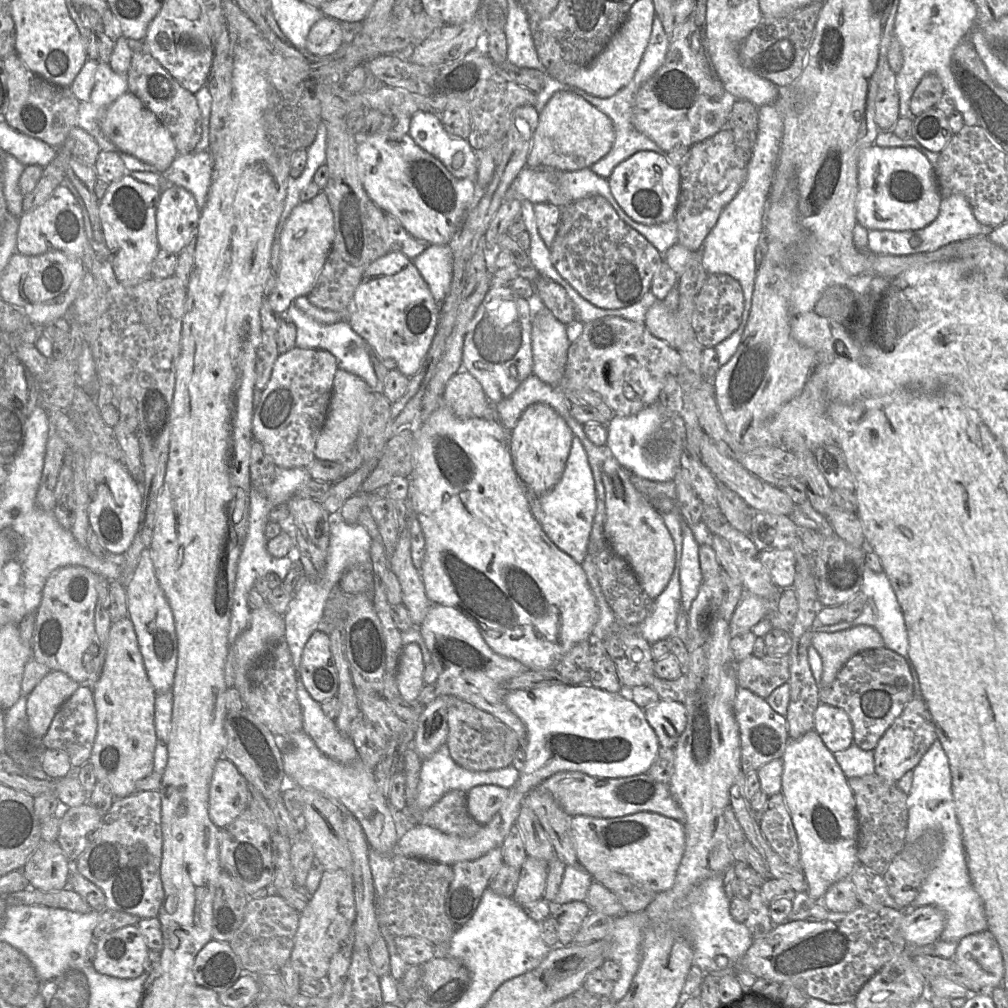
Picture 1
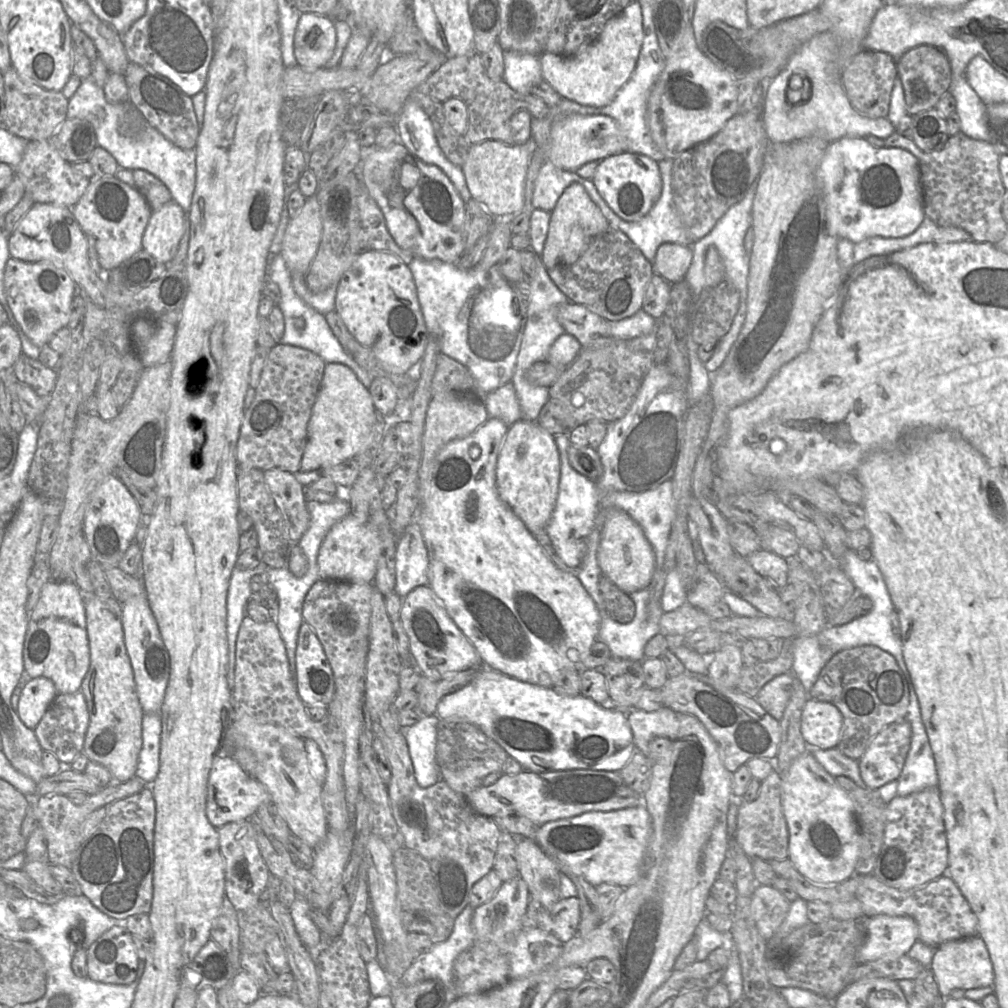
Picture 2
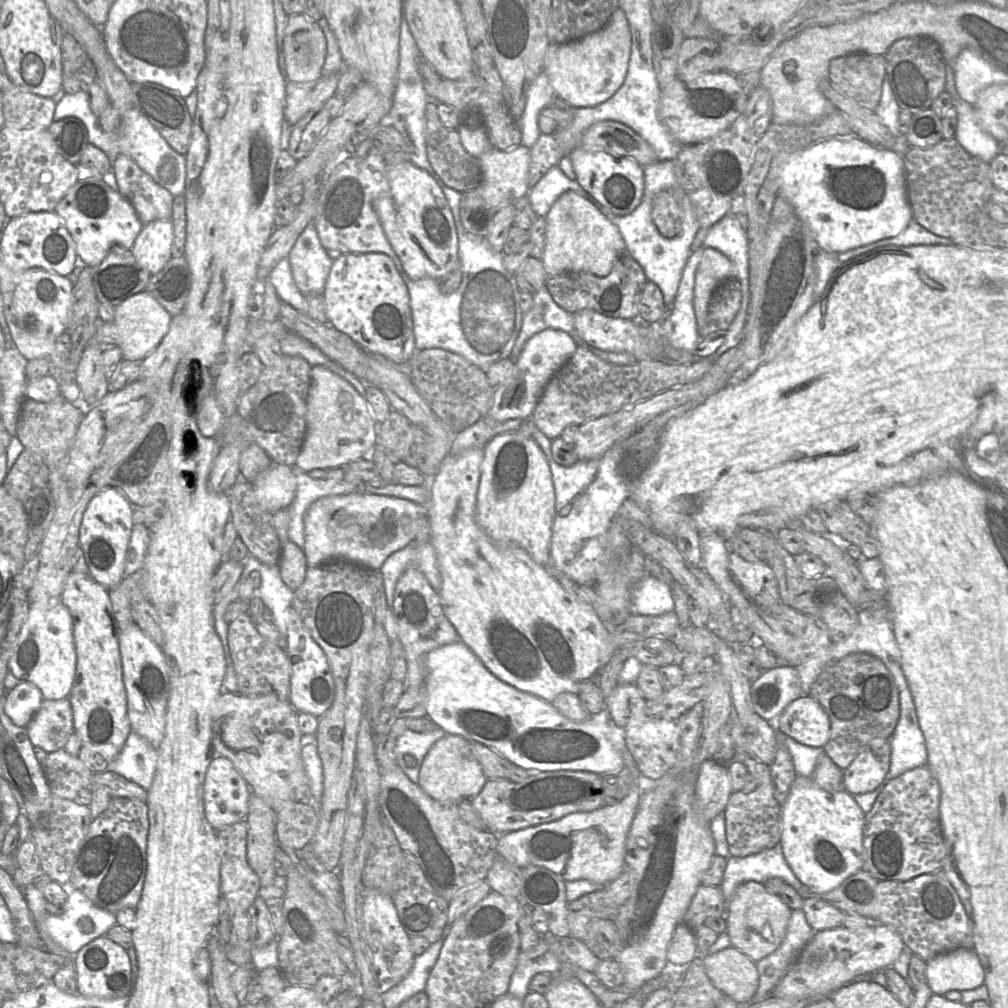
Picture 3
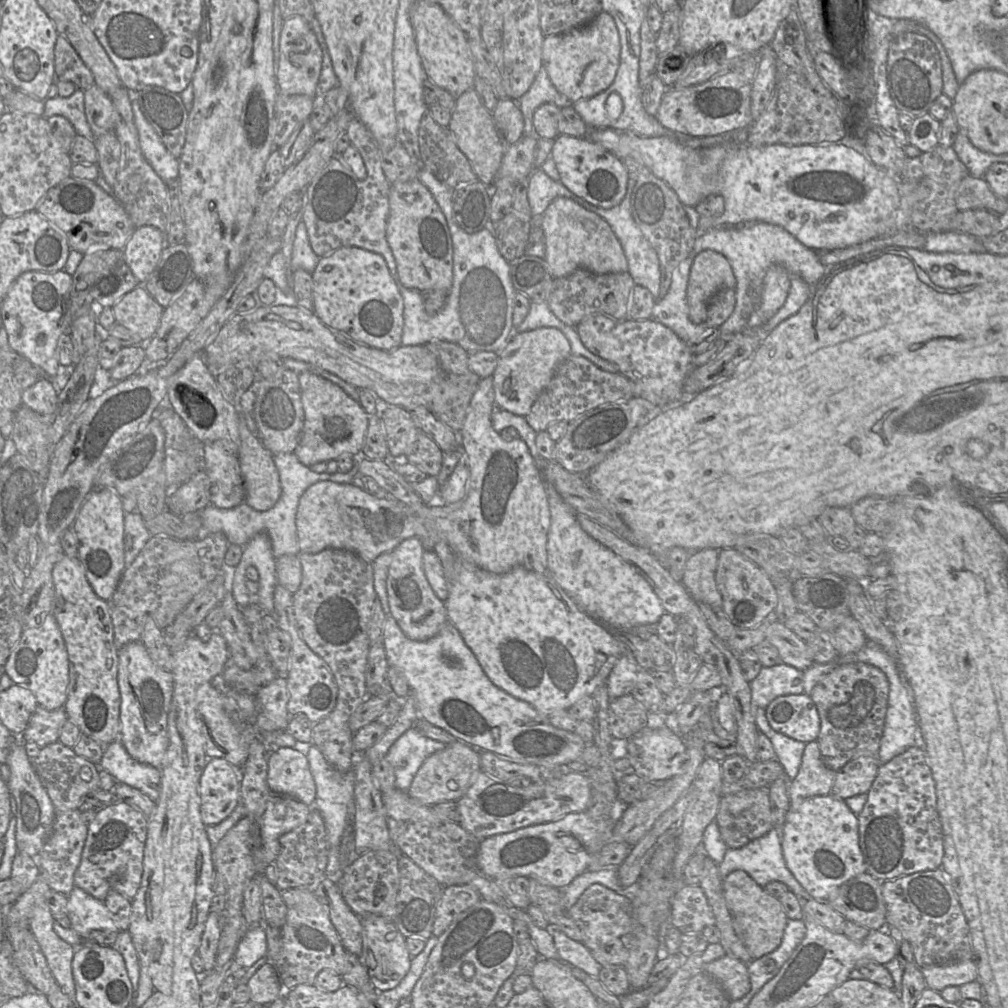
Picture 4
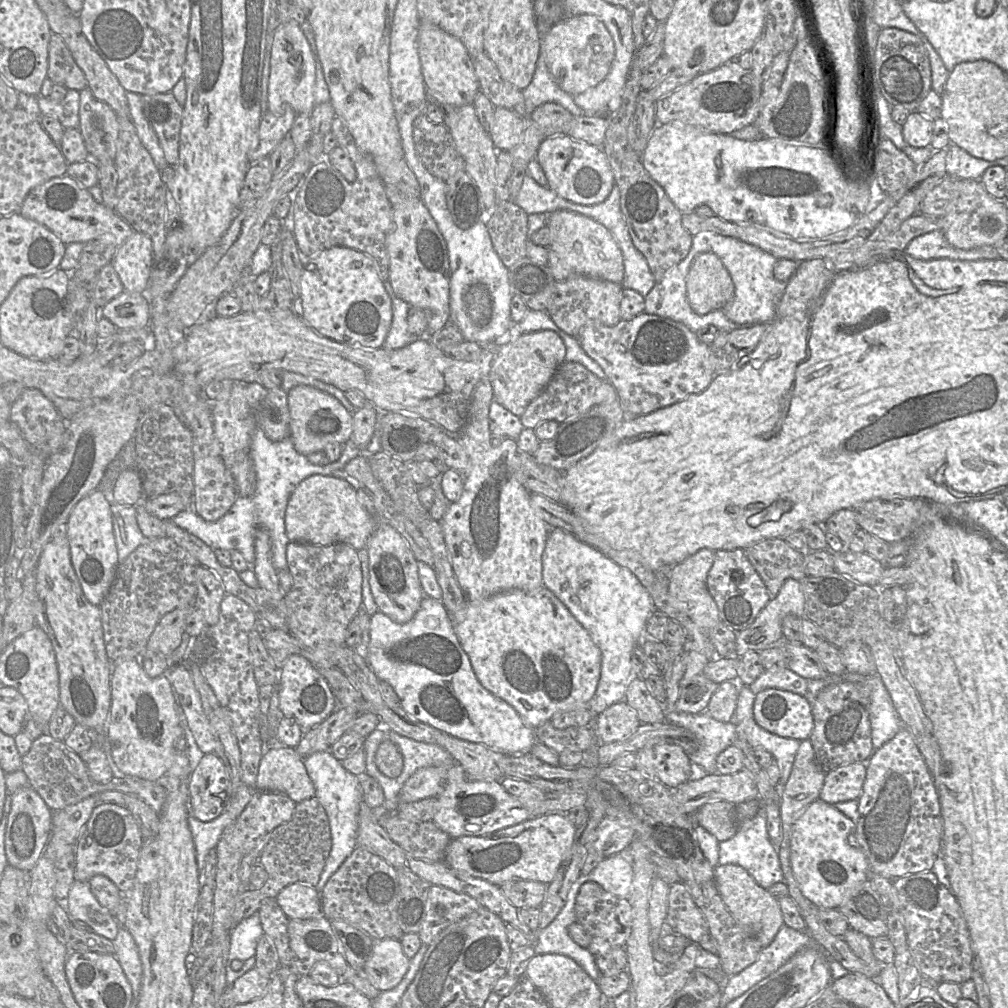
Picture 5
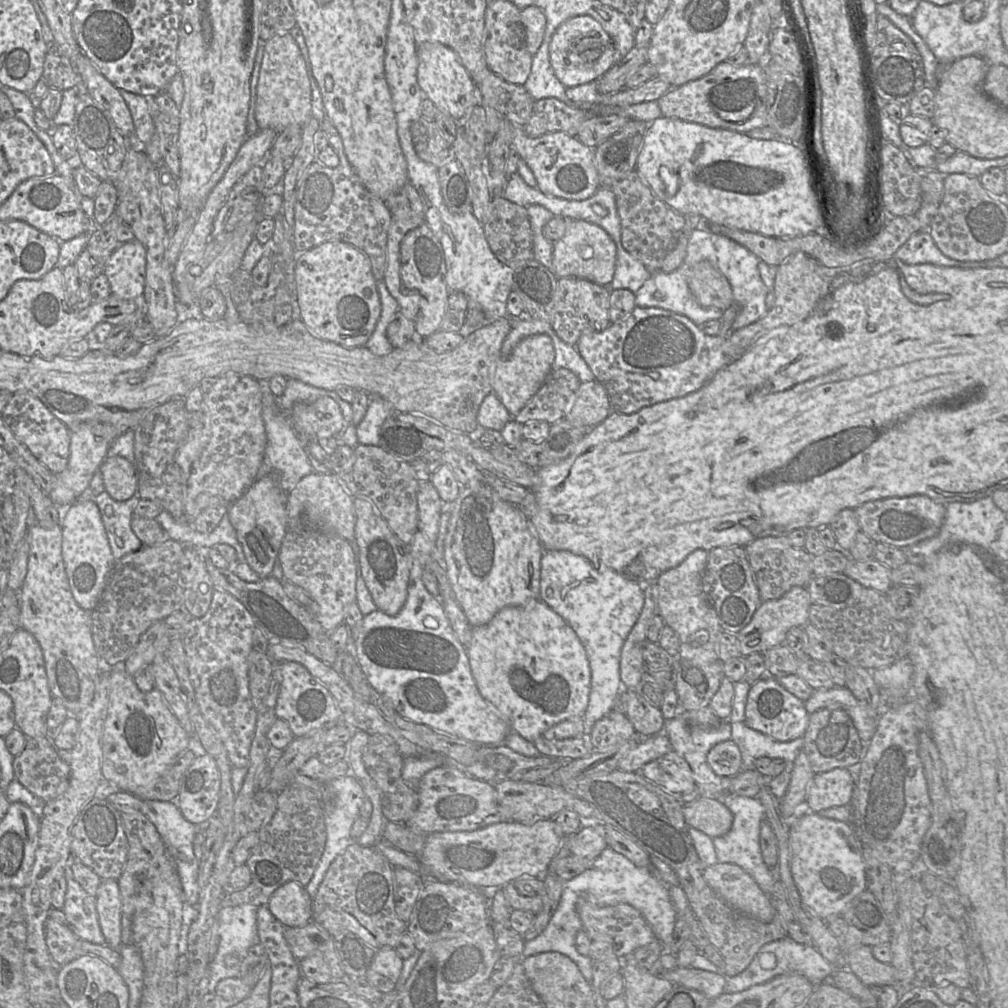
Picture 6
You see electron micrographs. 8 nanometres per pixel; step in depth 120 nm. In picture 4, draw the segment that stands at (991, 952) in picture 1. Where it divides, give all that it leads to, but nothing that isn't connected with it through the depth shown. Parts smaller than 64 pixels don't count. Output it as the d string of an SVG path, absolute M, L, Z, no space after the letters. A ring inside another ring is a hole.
M970 959L947 965L933 965L920 968L928 988L942 991L948 986L960 987L978 980L976 960Z

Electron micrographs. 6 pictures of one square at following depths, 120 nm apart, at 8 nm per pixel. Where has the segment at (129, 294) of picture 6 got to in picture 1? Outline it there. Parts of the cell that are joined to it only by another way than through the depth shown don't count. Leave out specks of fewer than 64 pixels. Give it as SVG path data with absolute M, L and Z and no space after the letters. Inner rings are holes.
M170 186L163 190L156 206L159 247L174 254L182 252L197 234L201 211L187 189Z

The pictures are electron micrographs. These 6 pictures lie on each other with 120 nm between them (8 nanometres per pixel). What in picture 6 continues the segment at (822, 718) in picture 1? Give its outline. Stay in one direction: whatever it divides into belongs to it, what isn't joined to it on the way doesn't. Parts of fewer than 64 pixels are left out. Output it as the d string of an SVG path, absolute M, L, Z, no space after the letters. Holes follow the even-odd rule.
M765 675L750 685L744 720L749 728L786 742L804 736L809 716L805 703L781 686L776 678Z

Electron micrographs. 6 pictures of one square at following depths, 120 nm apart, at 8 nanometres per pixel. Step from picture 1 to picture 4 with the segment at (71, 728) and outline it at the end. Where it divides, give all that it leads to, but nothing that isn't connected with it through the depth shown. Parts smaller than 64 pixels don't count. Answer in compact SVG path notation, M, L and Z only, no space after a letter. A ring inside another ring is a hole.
M37 706L21 737L24 741L35 742L40 747L57 742L61 728L67 719L68 716L63 707L48 710Z

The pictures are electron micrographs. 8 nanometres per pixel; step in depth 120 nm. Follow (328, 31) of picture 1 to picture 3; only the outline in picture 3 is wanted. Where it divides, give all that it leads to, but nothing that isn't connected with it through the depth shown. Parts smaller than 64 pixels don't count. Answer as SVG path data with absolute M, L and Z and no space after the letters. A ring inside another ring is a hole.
M303 14L288 15L283 43L287 82L307 83L321 76L327 41L317 21Z

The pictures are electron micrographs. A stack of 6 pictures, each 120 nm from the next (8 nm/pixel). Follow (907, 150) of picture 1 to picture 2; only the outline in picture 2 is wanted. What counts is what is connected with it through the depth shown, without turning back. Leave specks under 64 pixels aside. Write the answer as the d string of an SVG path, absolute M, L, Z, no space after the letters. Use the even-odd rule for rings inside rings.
M865 138L831 142L819 162L816 176L825 202L827 229L854 244L871 237L907 236L925 218L919 160L901 148L874 147Z

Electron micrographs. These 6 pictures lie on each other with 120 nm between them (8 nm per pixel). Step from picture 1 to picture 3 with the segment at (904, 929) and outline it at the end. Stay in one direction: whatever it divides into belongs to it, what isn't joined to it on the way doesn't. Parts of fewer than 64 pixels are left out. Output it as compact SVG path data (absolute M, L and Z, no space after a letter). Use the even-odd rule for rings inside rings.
M879 921L861 930L849 930L844 926L814 932L785 975L771 993L778 998L812 998L831 996L837 989L862 975L871 975L892 967L904 950L899 933Z

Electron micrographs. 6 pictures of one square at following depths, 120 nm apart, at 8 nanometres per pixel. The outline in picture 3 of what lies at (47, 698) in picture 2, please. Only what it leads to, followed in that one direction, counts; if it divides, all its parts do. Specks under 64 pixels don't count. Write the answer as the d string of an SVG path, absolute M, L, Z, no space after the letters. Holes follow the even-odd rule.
M21 682L5 694L4 711L19 727L27 727L43 701L40 689L30 682Z

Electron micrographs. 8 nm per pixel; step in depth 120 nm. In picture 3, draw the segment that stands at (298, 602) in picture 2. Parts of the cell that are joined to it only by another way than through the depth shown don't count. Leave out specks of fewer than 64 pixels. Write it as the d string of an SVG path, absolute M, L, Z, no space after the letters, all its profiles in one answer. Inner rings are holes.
M248 554L243 563L243 572L240 580L248 578L252 571L258 571L261 575L261 585L254 590L254 596L262 599L274 616L274 625L281 635L281 647L286 651L287 626L289 610L293 606L294 590L289 588L282 580L278 565L271 566L259 561Z

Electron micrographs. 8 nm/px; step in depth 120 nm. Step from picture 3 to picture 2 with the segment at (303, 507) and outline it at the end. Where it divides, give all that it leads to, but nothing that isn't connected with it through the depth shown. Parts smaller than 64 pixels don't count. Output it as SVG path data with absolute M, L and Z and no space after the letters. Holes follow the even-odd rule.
M340 499L333 502L307 502L310 514L308 529L299 541L303 553L307 559L307 571L302 578L309 581L317 581L318 573L318 553L320 546L331 527L348 516L350 505L346 500Z

